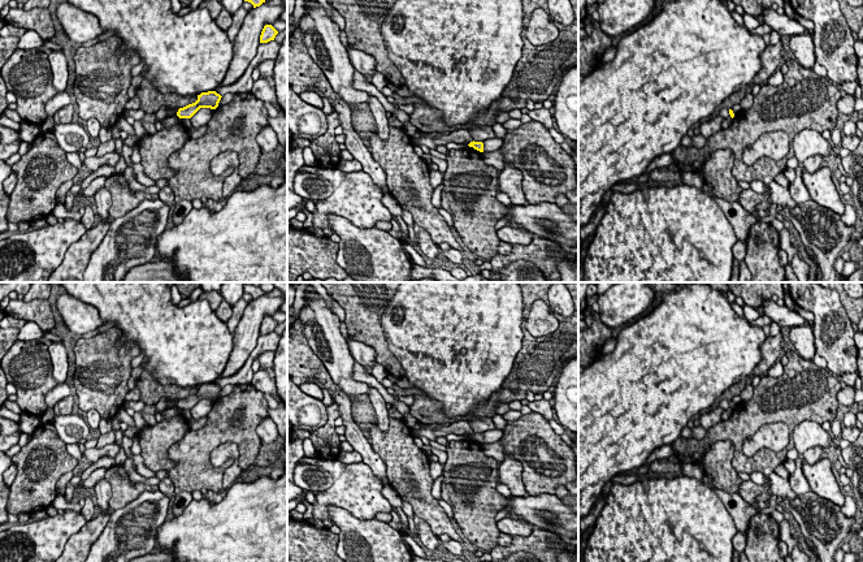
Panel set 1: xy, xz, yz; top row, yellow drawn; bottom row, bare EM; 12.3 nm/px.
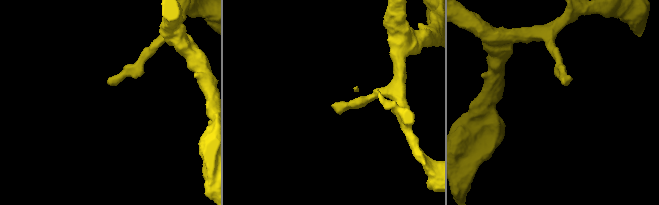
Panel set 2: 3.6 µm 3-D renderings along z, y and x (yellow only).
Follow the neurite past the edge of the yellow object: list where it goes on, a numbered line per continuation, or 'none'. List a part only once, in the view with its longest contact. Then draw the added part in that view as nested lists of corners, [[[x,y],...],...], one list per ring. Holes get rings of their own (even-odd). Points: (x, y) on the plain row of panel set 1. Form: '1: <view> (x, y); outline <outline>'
none

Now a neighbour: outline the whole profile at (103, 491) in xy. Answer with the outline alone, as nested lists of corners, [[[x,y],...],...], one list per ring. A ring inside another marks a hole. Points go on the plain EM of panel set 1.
[[[101,479],[96,483],[94,487],[95,497],[96,497],[96,505],[100,507],[100,514],[104,514],[109,510],[109,500],[112,497],[112,487],[108,483],[108,480]]]

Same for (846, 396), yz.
[[[844,386],[838,393],[837,393],[837,401],[841,407],[847,407],[855,403],[855,388],[853,386]]]

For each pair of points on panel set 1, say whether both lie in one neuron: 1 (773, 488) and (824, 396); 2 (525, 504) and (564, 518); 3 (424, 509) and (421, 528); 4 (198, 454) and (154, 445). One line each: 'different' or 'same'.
1: different
2: same
3: different
4: different

